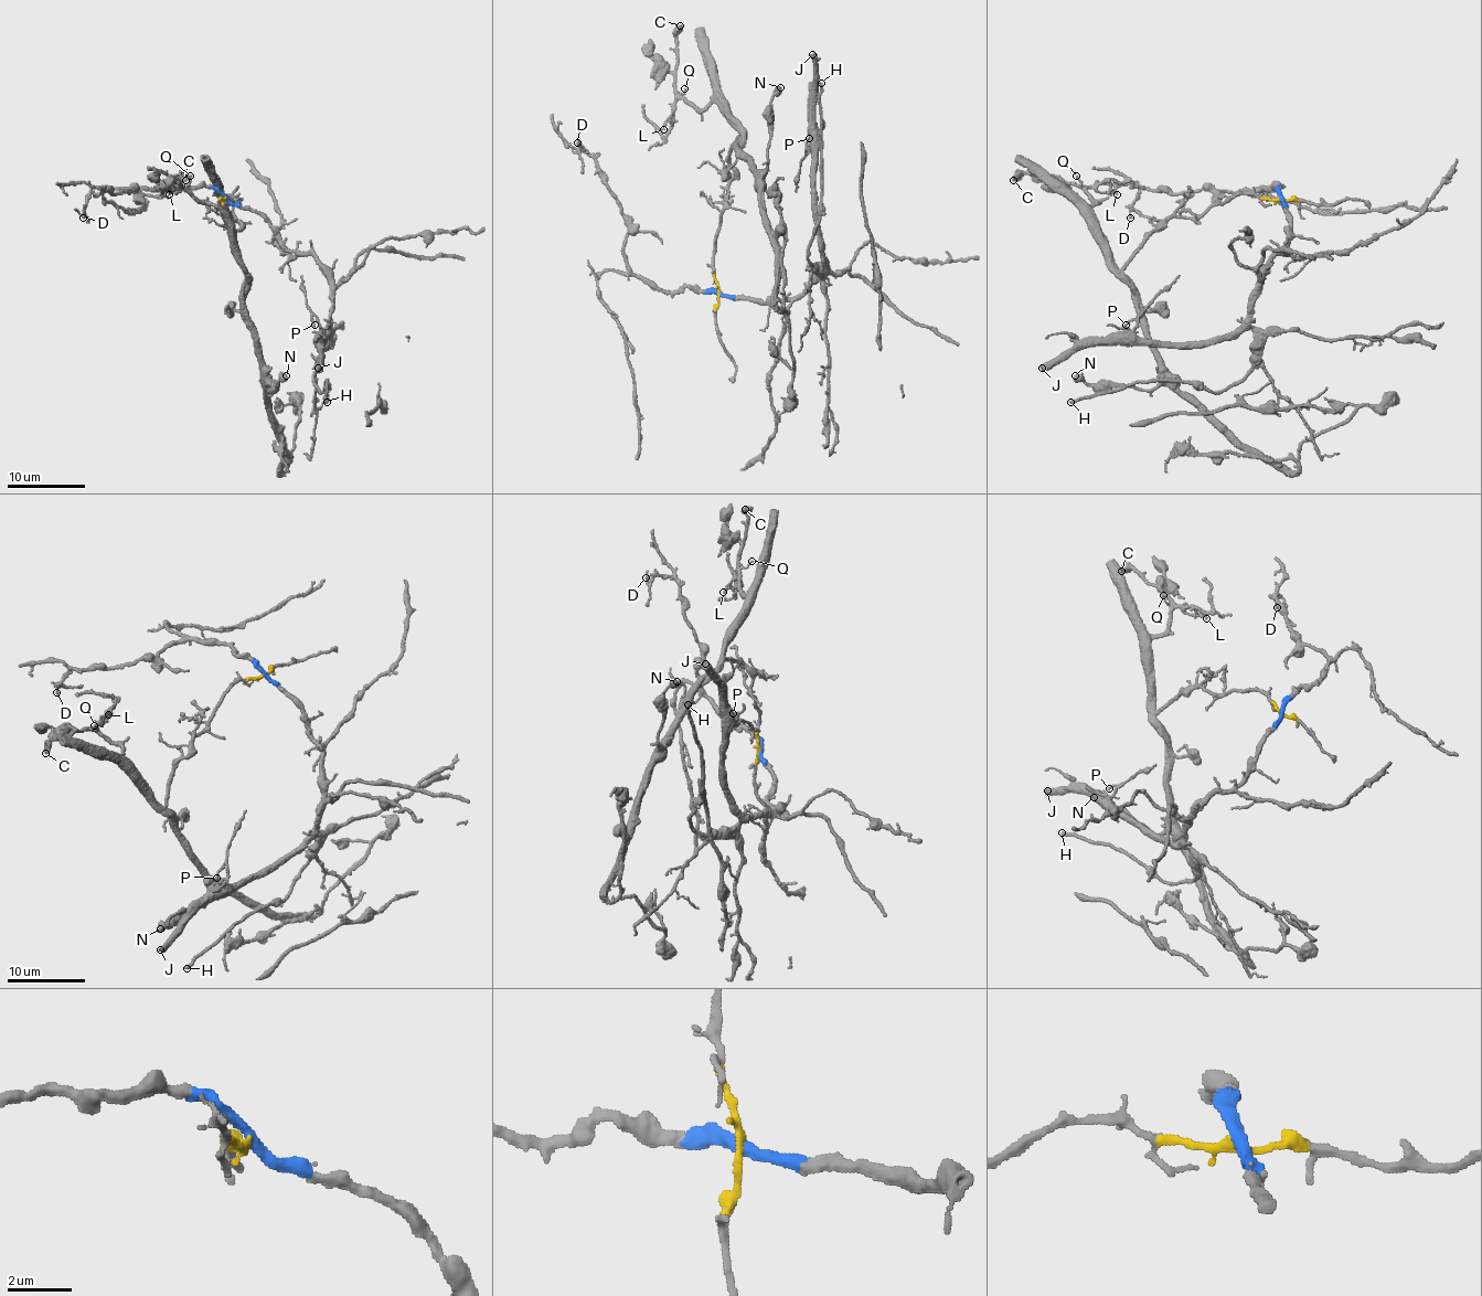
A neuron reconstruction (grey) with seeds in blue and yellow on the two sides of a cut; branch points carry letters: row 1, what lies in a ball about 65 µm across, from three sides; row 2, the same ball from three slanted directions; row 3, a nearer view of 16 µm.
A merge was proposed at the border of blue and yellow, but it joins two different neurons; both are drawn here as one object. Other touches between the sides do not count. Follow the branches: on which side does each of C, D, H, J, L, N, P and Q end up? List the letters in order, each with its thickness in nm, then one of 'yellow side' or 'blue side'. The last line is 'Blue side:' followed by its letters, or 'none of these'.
C: calibre 480 nm; yellow side
D: calibre 110 nm; blue side
H: calibre 240 nm; blue side
J: calibre 550 nm; blue side
L: calibre 170 nm; yellow side
N: calibre 600 nm; yellow side
P: calibre 120 nm; blue side
Q: calibre 120 nm; yellow side
Blue side: D, H, J, P

